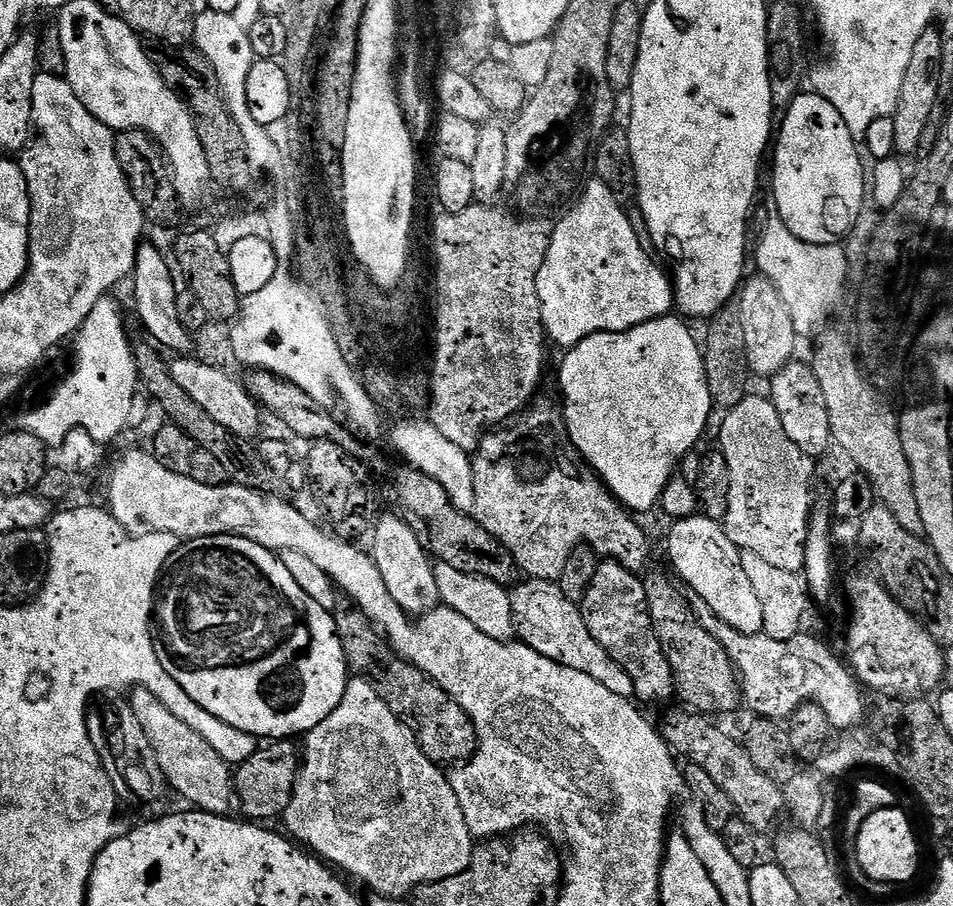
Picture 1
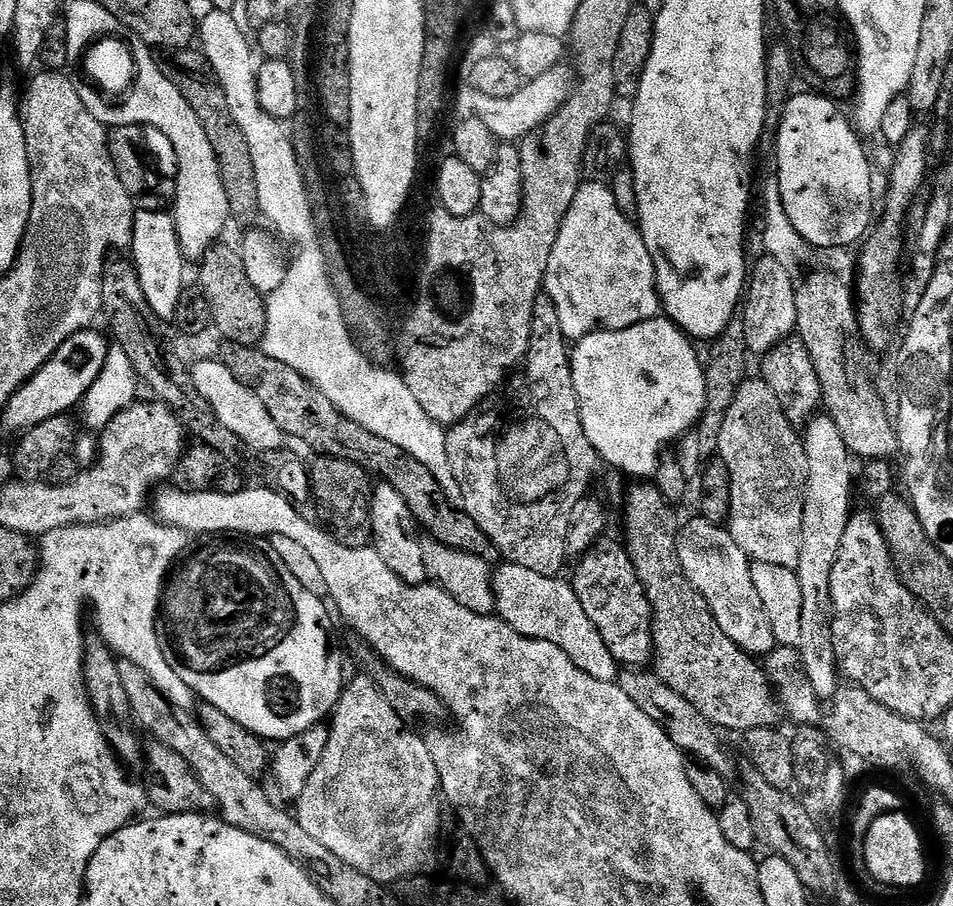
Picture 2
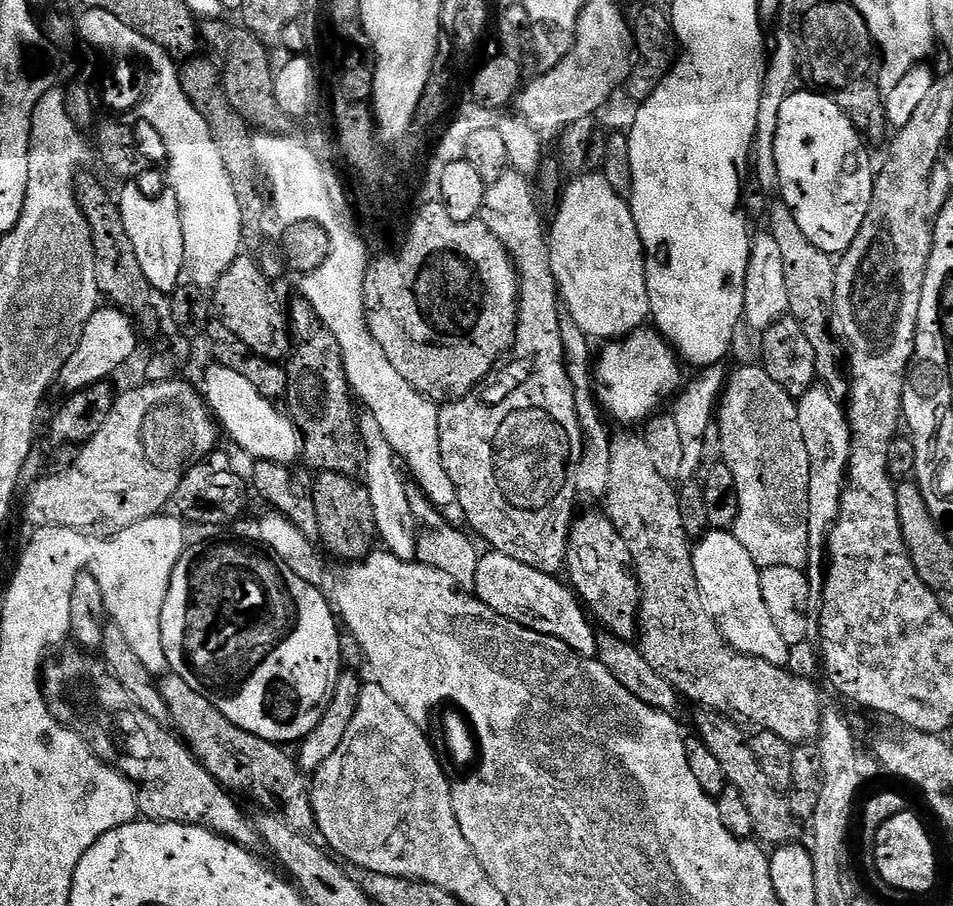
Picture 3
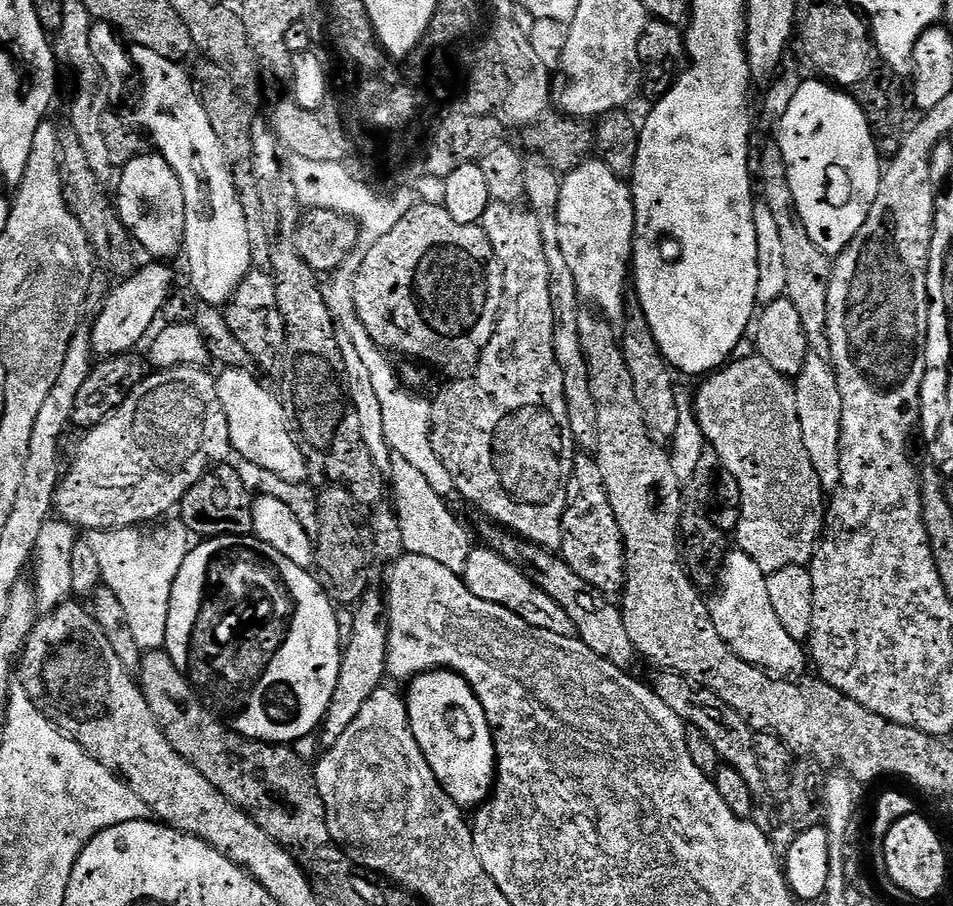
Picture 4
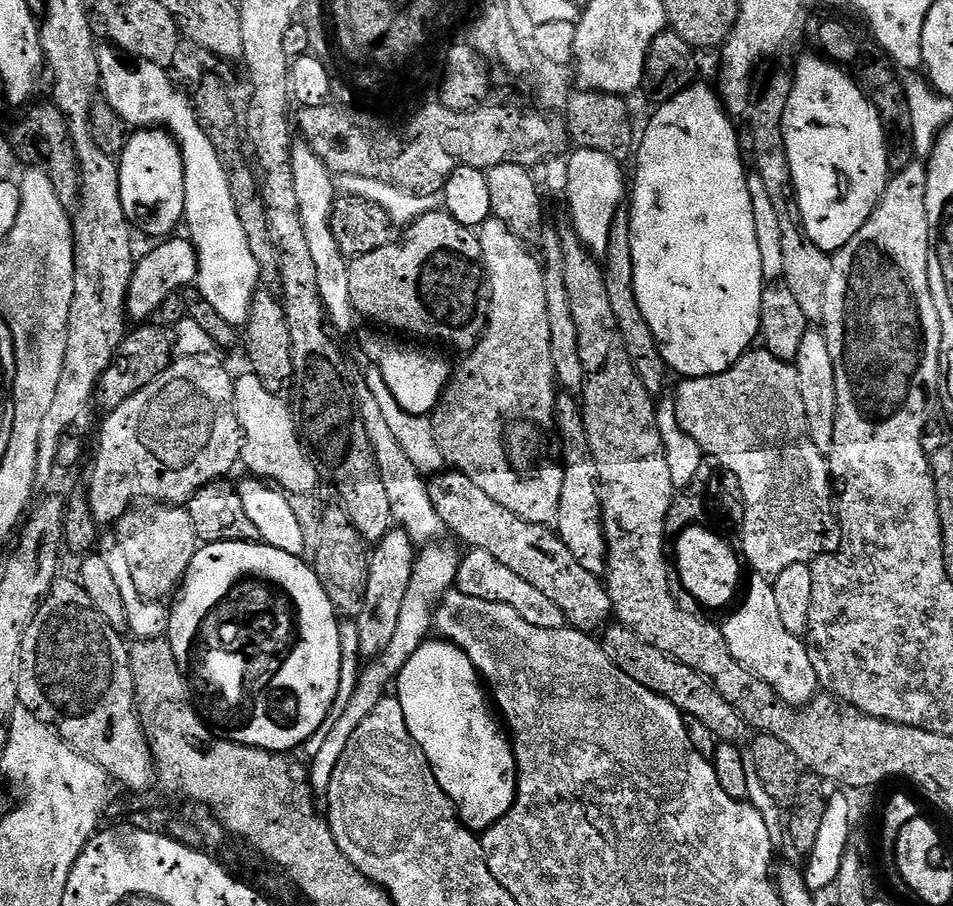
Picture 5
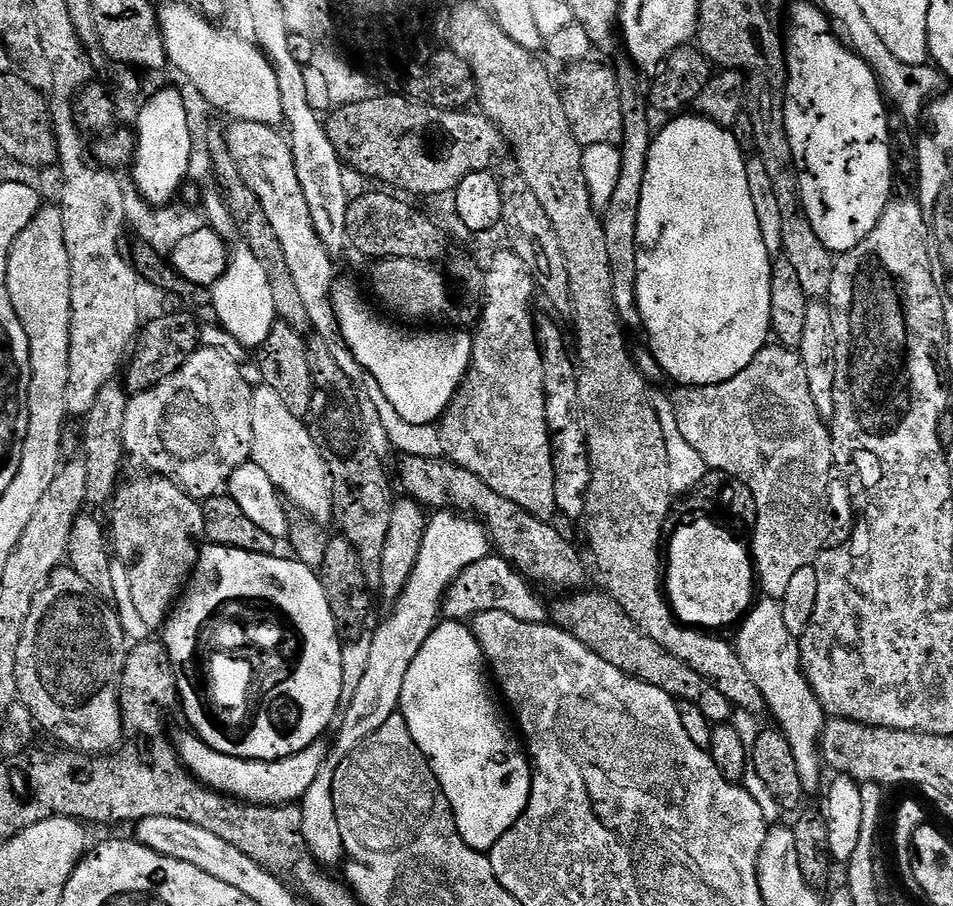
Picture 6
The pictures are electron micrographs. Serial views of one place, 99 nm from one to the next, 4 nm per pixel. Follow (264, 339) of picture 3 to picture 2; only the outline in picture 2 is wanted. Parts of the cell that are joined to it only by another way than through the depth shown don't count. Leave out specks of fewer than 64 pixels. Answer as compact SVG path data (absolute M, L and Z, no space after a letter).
M224 243L213 244L198 261L198 286L206 294L206 302L210 302L215 331L220 331L225 336L223 339L233 344L256 346L264 334L264 315L268 306L262 293L250 286L250 278L246 278L246 266L239 251Z

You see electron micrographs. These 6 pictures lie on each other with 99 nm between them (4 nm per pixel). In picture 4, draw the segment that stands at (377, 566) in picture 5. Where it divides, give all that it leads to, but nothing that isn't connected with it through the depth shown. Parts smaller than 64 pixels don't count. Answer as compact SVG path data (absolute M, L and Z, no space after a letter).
M375 590L369 591L359 604L355 605L352 616L352 633L347 633L346 643L340 653L340 677L338 686L334 686L334 698L330 698L330 706L324 715L320 740L325 749L333 748L346 734L350 722L358 718L366 698L374 694L374 690L382 687L388 670L388 614L386 600Z

